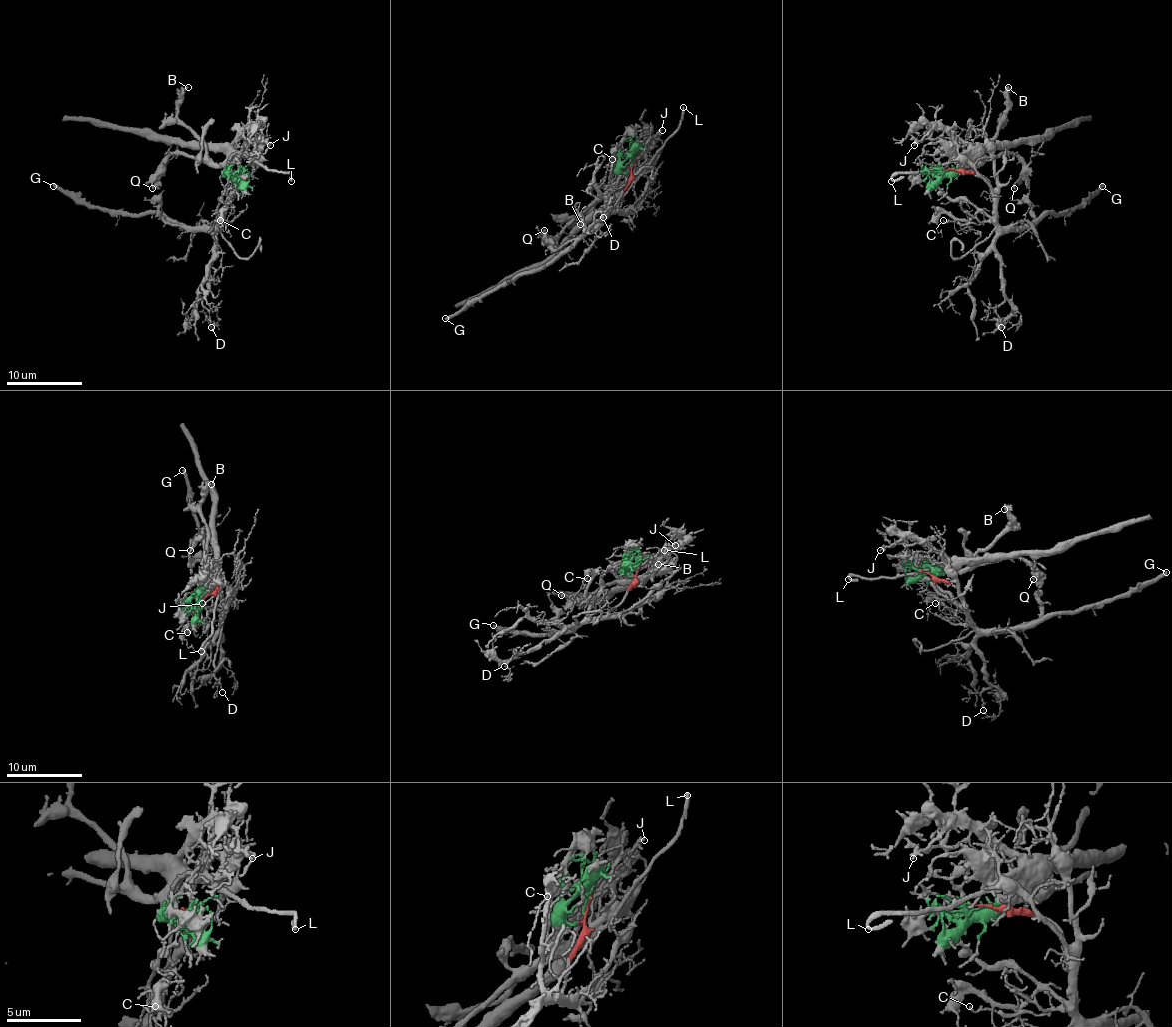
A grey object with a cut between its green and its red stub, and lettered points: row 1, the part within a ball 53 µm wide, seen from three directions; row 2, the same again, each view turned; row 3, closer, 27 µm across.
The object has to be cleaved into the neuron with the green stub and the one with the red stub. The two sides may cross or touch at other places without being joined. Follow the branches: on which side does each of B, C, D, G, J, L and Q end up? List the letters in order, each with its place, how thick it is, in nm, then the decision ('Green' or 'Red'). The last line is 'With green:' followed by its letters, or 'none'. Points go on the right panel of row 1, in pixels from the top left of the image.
B: Place: (1008, 87). Thickness 180 nm. Green
C: Place: (943, 220). Thickness 110 nm. Red
D: Place: (1001, 327). Thickness 70 nm. Red
G: Place: (1102, 186). Thickness 380 nm. Red
J: Place: (914, 145). Thickness 240 nm. Green
L: Place: (891, 181). Thickness 240 nm. Green
Q: Place: (1014, 188). Thickness 190 nm. Green
With green: B, J, L, Q

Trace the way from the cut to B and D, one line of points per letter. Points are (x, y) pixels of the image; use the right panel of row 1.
B: (948, 170), (942, 176), (948, 172), (961, 172), (982, 157), (984, 145), (1005, 117), (1009, 87)
D: (948, 168), (971, 170), (982, 176), (990, 185), (995, 257), (1001, 267), (1003, 301), (995, 310), (1001, 327)

